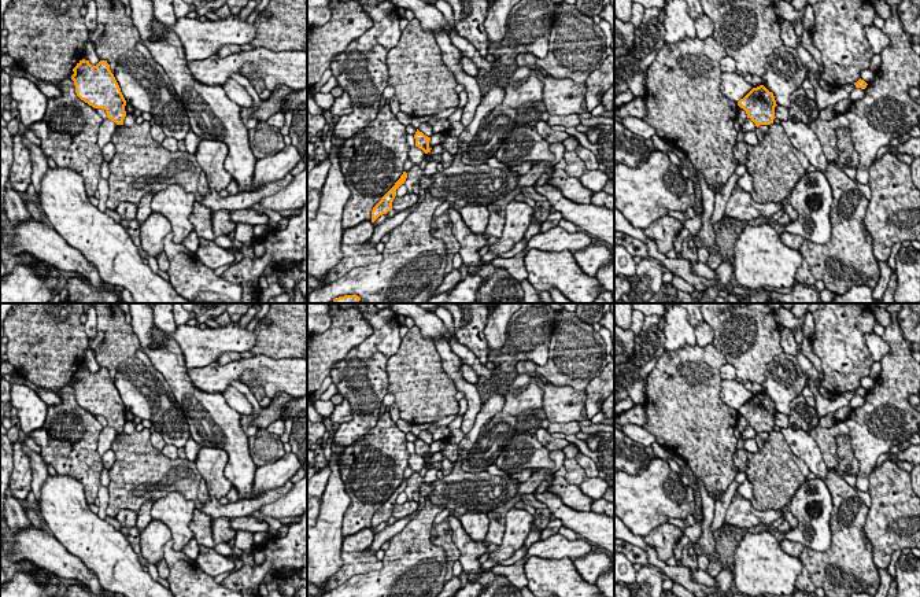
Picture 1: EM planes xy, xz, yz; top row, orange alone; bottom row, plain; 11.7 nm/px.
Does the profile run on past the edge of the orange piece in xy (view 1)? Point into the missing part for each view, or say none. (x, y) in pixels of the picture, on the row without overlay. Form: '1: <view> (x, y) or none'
1: none

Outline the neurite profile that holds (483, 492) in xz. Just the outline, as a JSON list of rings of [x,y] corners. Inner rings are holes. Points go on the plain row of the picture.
[[[459,464],[443,479],[432,483],[433,491],[428,500],[433,505],[443,505],[451,512],[457,508],[469,511],[491,512],[505,505],[518,491],[520,483],[506,482],[502,476],[487,471],[470,473],[463,472]]]

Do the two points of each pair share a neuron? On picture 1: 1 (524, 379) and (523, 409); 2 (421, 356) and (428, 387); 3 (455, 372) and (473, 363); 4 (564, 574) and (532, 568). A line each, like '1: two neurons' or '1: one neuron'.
1: one neuron
2: one neuron
3: two neurons
4: one neuron

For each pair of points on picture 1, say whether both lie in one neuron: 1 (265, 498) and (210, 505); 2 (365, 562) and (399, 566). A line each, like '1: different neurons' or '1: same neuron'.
1: same neuron
2: different neurons

